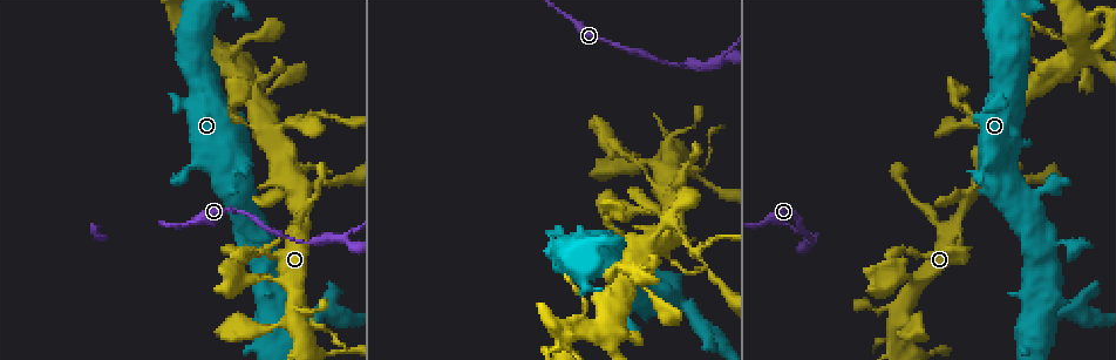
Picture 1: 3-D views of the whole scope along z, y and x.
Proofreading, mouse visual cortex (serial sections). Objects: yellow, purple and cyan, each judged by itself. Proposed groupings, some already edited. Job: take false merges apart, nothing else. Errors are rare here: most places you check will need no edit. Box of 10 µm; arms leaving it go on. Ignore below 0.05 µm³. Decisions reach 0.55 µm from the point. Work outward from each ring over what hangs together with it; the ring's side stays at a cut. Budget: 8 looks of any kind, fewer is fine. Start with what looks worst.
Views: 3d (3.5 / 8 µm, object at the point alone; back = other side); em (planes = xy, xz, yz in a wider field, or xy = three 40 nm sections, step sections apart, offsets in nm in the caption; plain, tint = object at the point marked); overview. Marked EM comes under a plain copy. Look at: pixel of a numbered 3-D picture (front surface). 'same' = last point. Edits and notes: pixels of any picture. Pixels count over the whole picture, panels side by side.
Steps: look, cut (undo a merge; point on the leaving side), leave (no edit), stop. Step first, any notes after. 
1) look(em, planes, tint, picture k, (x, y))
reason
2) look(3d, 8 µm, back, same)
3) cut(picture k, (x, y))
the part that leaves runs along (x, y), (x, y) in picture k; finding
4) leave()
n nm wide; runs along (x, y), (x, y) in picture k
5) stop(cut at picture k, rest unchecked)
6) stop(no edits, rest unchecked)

look(3d, 8 µm, picture 1, (343, 237))
branch point

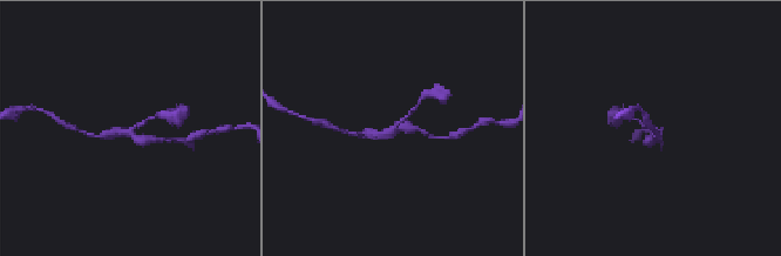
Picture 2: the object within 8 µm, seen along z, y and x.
look(3d, 3.5 µm, back, same)

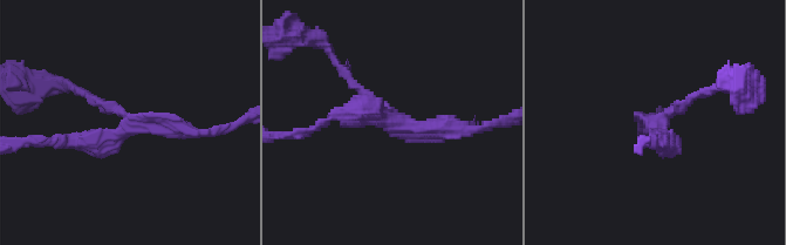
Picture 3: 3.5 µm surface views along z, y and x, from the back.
look(em, xy, step 3, tint, picture 3, (397, 118))

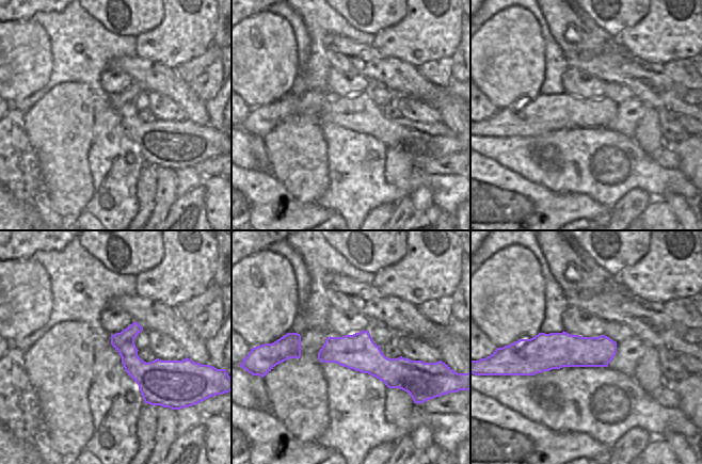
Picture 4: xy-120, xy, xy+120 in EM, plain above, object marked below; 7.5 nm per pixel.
leave()
arms of 150, 200, 300 nm; one cell here

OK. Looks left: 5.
look(3d, 3.5 µm, picture 1, (277, 128))
sharp bend

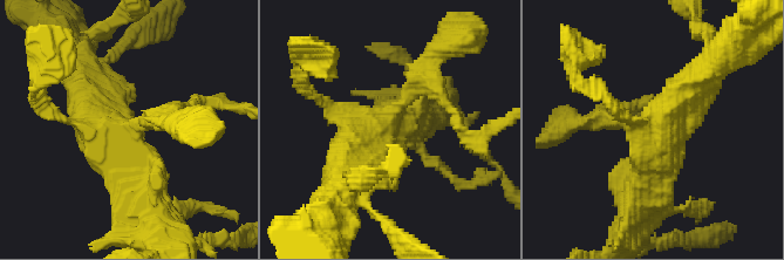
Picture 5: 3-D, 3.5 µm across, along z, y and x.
look(em, xy, step 3, tint, picture 5, (391, 114))

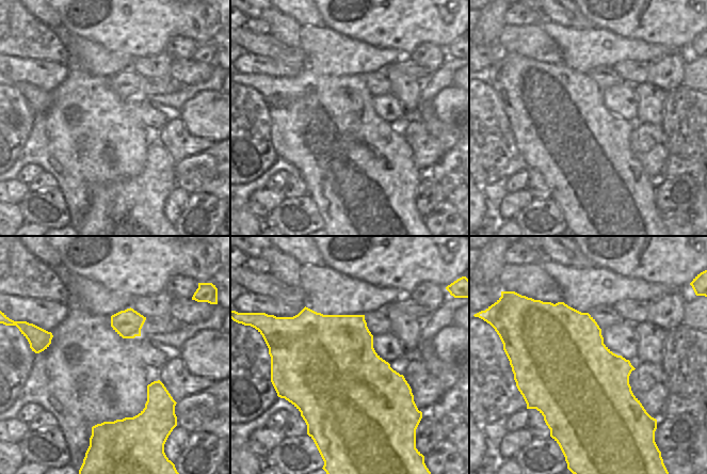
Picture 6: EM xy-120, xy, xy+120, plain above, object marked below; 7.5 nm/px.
look(em, xy, step 5, tint, same)
cut it another way

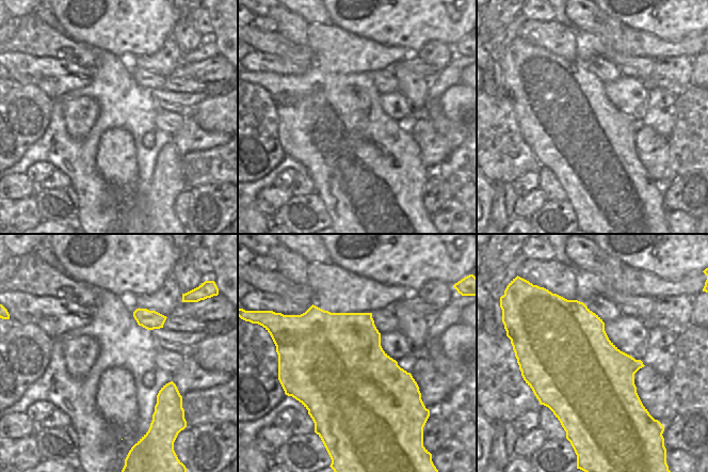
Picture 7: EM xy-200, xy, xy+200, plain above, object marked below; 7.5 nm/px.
cut(picture 5, (428, 67))
750 nm wide; the part that leaves runs along (404, 101), (429, 59), (465, 28) in picture 5; a second cell is stuck on

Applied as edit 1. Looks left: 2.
stop(cut at picture 5, rest unchecked)

